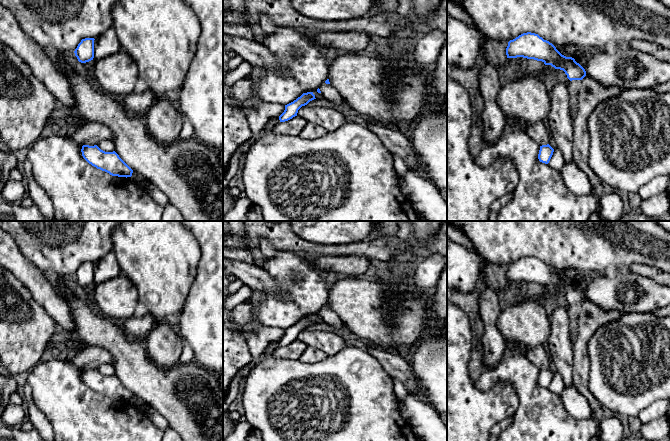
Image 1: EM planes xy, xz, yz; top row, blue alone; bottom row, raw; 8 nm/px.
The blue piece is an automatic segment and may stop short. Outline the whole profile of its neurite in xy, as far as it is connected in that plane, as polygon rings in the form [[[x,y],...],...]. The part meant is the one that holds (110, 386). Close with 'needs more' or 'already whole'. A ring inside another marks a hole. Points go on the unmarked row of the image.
[[[83,369],[82,373],[83,382],[92,390],[109,397],[112,400],[118,401],[131,401],[133,394],[113,376],[105,376],[97,369],[89,370]]]; already whole

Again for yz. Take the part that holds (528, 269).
[[[523,257],[510,264],[506,279],[507,282],[523,281],[542,285],[545,289],[563,294],[570,305],[582,304],[586,300],[585,293],[574,282],[562,279],[552,267],[535,257]]]; already whole

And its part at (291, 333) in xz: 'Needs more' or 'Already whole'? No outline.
Already whole

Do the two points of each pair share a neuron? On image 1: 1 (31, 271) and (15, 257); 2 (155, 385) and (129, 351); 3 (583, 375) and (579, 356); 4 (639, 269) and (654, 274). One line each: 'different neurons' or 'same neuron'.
1: same neuron
2: same neuron
3: same neuron
4: same neuron

